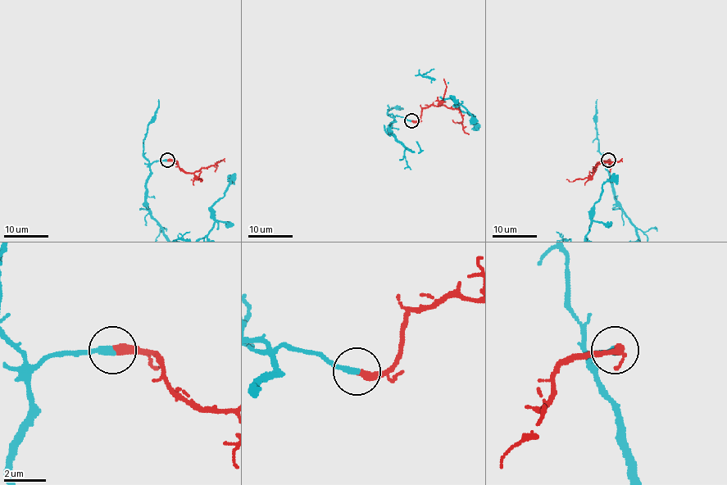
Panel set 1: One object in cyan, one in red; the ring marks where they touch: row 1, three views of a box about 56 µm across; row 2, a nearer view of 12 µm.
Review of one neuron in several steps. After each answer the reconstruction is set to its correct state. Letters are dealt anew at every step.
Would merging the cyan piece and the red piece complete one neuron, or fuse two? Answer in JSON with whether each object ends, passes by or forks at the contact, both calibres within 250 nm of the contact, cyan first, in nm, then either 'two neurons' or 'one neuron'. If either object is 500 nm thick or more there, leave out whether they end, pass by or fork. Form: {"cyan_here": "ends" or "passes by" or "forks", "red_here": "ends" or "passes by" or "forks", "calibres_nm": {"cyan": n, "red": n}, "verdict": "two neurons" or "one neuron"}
{"cyan_here": "ends", "red_here": "ends", "calibres_nm": {"cyan": 320, "red": 360}, "verdict": "one neuron"}

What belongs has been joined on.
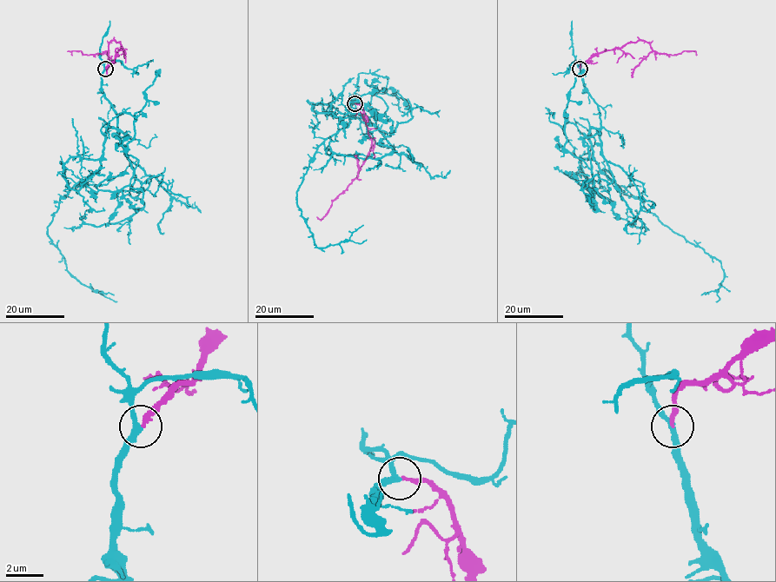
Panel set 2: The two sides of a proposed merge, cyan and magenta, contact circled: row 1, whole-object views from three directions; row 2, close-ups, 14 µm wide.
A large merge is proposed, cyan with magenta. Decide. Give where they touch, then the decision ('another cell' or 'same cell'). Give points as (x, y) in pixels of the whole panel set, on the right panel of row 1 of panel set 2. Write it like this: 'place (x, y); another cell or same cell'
place (580, 69); same cell

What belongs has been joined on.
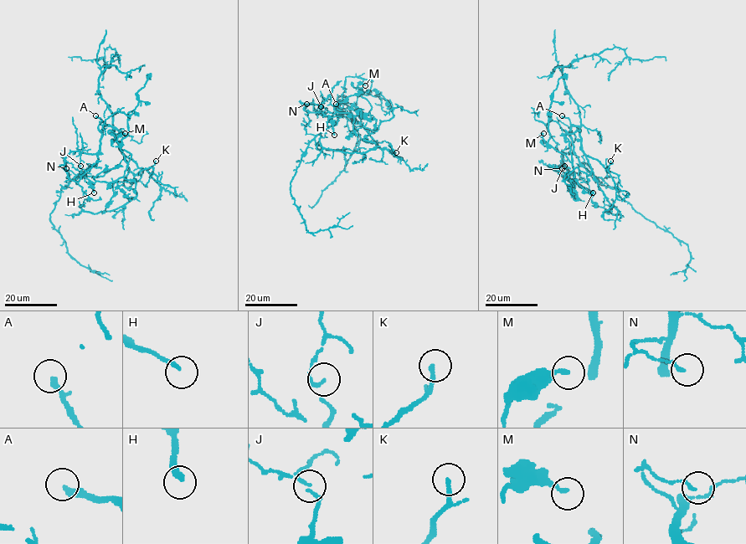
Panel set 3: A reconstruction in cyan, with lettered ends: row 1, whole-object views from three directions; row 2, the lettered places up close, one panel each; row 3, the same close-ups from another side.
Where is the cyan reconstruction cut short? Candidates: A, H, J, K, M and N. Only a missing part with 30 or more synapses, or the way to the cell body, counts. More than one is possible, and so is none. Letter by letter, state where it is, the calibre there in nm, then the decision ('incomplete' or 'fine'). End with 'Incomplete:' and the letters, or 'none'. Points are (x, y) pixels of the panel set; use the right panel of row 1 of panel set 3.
A: at (562, 115); 190 nm thick; incomplete
H: at (593, 192); 240 nm thick; fine
J: at (564, 166); 100 nm thick; fine
K: at (610, 161); 150 nm thick; fine
M: at (543, 133); 200 nm thick; fine
N: at (562, 168); 150 nm thick; fine
Incomplete: A

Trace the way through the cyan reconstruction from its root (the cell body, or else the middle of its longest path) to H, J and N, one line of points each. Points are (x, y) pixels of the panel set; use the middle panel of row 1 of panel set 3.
H: (340, 115), (342, 112), (360, 121), (360, 115), (353, 106), (367, 115), (336, 112), (331, 116), (334, 135)
J: (340, 115), (329, 112), (320, 103), (321, 106)
N: (340, 115), (329, 112), (320, 105), (303, 105), (300, 101), (306, 104)

